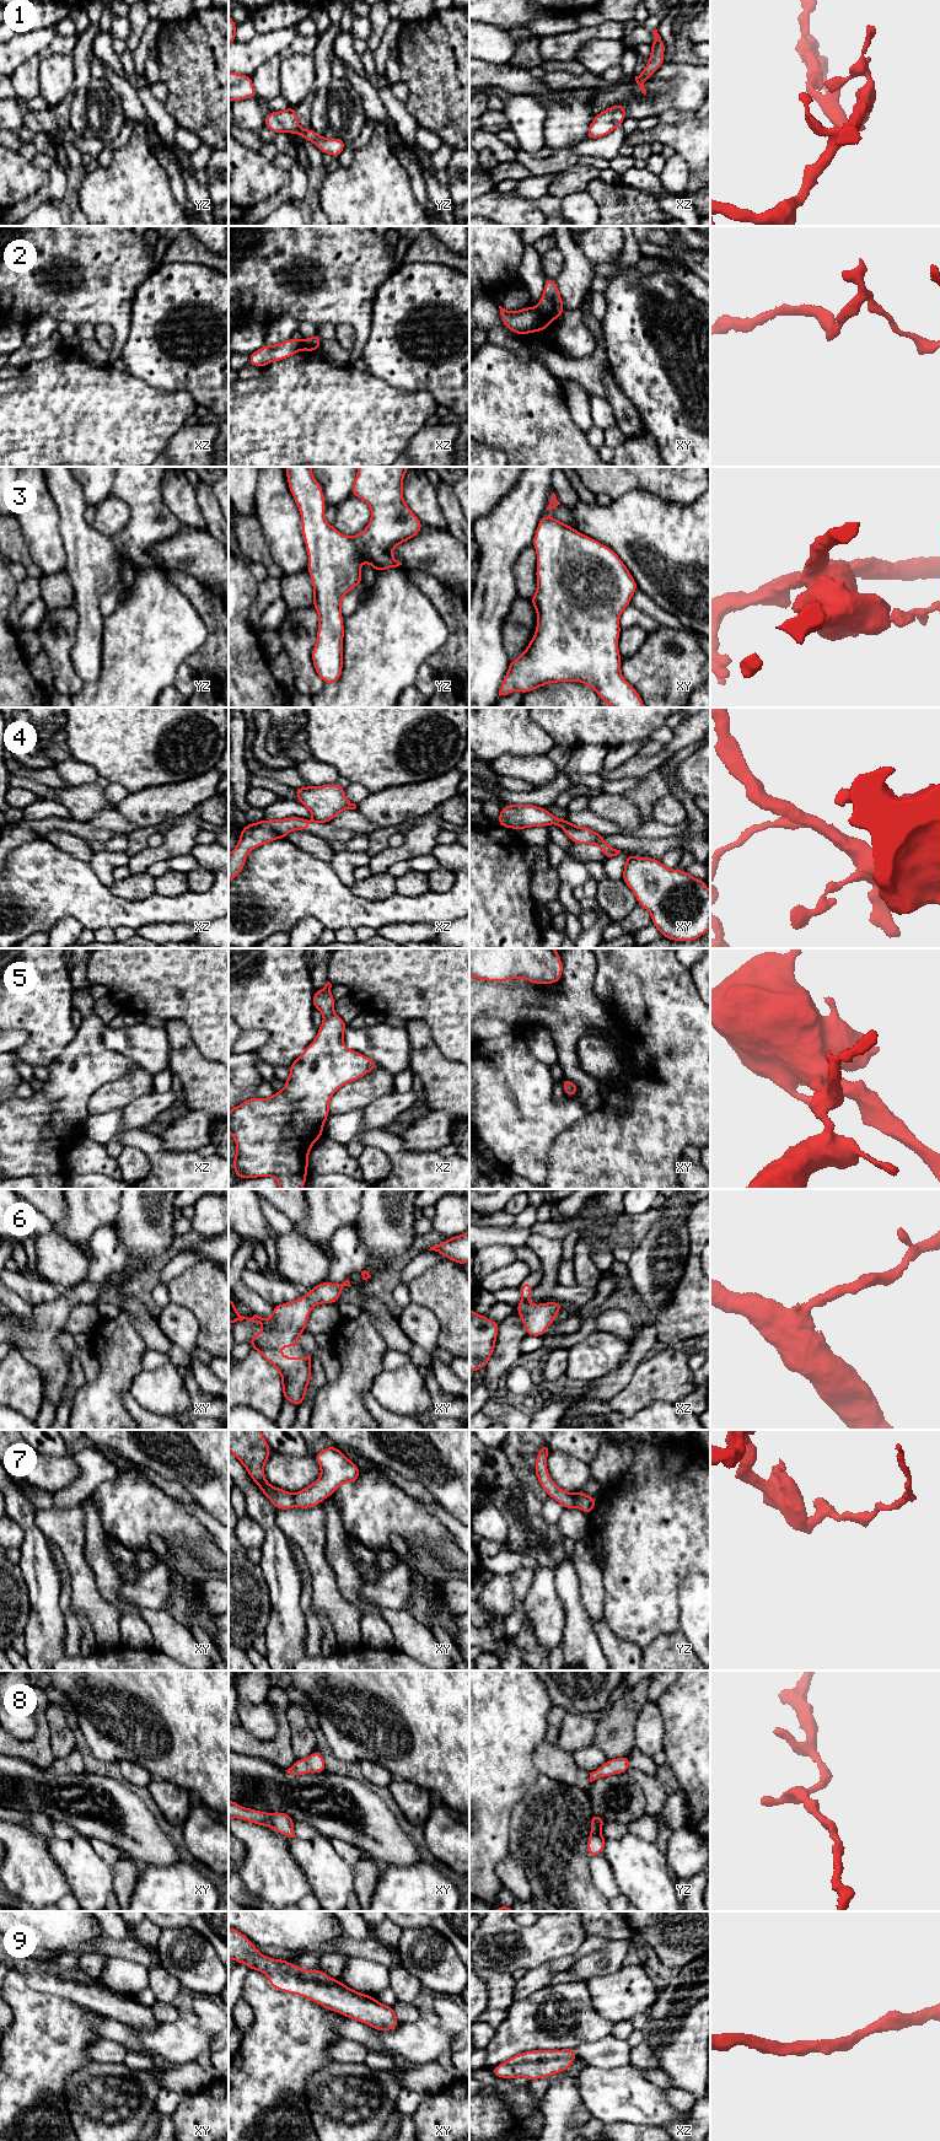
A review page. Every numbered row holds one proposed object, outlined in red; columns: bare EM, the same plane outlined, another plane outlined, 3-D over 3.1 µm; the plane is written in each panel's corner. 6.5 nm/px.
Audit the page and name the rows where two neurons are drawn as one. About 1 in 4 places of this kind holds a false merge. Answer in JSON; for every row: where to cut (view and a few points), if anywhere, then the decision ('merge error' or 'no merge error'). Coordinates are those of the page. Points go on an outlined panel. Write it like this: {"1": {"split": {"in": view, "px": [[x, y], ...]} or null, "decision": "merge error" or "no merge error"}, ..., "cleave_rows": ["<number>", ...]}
{"1": {"split": null, "decision": "no merge error"}, "2": {"split": {"in": "xy", "px": [[536, 308], [549, 321]]}, "decision": "merge error"}, "3": {"split": null, "decision": "no merge error"}, "4": {"split": {"in": "xy", "px": [[564, 819], [559, 826]]}, "decision": "merge error"}, "5": {"split": null, "decision": "no merge error"}, "6": {"split": null, "decision": "no merge error"}, "7": {"split": {"in": "xy", "px": [[293, 1494], [295, 1505]]}, "decision": "merge error"}, "8": {"split": null, "decision": "no merge error"}, "9": {"split": null, "decision": "no merge error"}, "cleave_rows": ["2", "4", "7"]}

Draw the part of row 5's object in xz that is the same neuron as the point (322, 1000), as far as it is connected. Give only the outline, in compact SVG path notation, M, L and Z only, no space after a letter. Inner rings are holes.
M328 981L322 990L313 993L312 1004L324 1017L313 1042L289 1066L290 1076L284 1081L284 1090L269 1098L253 1097L229 1110L229 1131L231 1133L237 1152L232 1167L240 1179L274 1177L279 1189L302 1189L306 1184L308 1153L312 1145L323 1135L323 1125L329 1114L329 1099L344 1085L350 1083L377 1067L378 1064L348 1049L343 1042L347 1023L334 1013L335 999L331 994L332 984Z

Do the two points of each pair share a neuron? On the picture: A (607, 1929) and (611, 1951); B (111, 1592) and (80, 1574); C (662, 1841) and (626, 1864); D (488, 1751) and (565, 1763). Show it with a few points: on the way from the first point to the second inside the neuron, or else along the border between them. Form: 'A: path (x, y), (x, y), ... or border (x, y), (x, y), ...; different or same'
A: border (628, 1940), (608, 1941); different
B: border (85, 1556), (98, 1593), (113, 1607); different
C: border (655, 1841), (656, 1846), (665, 1855); different
D: border (544, 1741), (535, 1749), (532, 1757), (538, 1773); different

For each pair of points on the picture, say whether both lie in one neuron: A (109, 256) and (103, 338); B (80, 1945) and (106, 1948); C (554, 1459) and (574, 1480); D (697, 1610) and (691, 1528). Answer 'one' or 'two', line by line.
A: two
B: two
C: one
D: two

